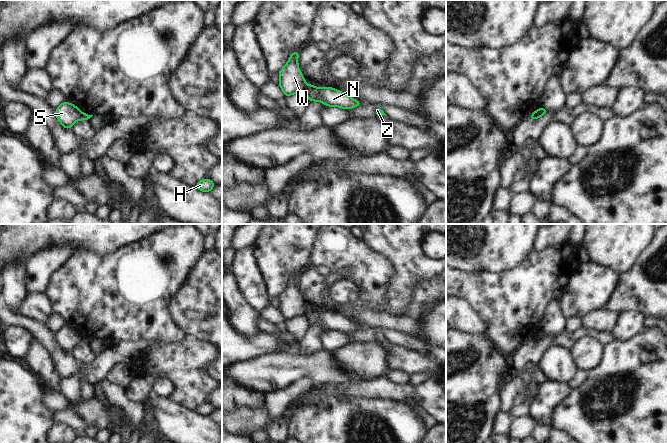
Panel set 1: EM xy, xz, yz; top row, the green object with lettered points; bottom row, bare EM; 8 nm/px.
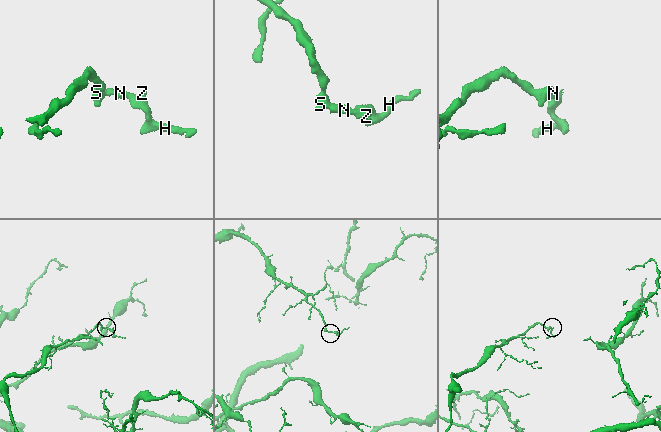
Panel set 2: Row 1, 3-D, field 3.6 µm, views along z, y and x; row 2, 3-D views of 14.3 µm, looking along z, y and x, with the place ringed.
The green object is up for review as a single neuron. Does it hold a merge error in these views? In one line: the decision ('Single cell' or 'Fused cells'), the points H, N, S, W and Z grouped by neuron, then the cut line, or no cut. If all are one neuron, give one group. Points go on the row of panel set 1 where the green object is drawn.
Fused cells. Groups: H N Z / S W. Split along xz (306, 84), (304, 89).

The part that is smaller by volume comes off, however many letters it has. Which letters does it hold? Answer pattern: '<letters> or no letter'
H, N, Z

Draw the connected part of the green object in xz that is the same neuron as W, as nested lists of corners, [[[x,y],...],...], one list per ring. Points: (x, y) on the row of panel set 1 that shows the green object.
[[[299,50],[294,51],[286,65],[278,72],[281,87],[285,97],[291,96],[299,91],[305,90],[306,81],[298,66]]]

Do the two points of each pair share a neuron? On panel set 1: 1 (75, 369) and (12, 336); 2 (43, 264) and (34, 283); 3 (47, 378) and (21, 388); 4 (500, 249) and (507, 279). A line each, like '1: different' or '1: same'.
1: different
2: same
3: different
4: different

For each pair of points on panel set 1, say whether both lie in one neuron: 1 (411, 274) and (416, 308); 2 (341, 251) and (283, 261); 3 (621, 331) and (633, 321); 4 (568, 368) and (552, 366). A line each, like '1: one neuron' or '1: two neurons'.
1: two neurons
2: two neurons
3: one neuron
4: one neuron

